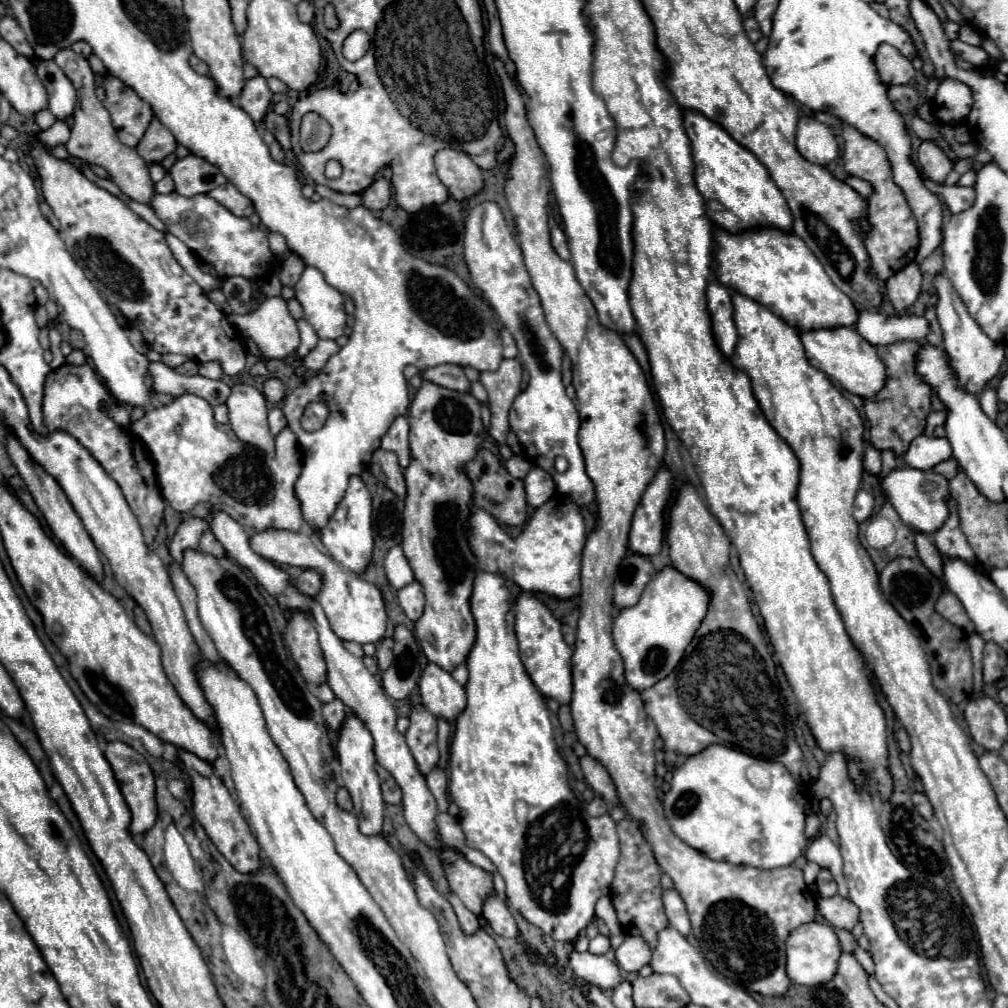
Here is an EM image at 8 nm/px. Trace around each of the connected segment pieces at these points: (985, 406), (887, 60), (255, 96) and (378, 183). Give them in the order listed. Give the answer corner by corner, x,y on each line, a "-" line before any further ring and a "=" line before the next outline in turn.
985,388
979,396
979,402
981,402
981,408
985,414
992,420
996,420
999,410
997,410
997,390
995,388
=
889,44
879,46
879,50
875,54
875,64
877,64
881,80
887,86
909,84
909,80
915,76
913,64
897,48
893,48
=
255,76
245,82
245,86
237,98
237,104
253,118
255,124
259,124
267,114
271,98
273,98
273,92
269,90
265,78
=
385,178
375,180
365,192
363,192
363,206
369,210
383,210
391,200
391,186

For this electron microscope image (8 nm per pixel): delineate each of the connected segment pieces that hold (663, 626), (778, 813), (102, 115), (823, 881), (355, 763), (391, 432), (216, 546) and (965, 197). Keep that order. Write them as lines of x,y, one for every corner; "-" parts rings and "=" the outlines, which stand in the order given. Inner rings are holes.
665,566
647,584
641,600
619,612
613,622
613,642
625,662
625,678
635,690
651,688
675,670
707,614
709,600
711,594
705,586
677,572
673,566
=
711,744
701,752
689,756
683,766
673,770
671,788
665,794
665,818
671,830
687,842
691,848
697,848
711,860
725,860
731,864
749,864
759,870
773,870
781,866
793,864
807,848
805,838
805,798
799,782
795,780
795,796
793,796
793,776
791,772
777,762
757,760
741,750
-
749,768
763,768
765,780
753,780
749,776
=
71,48
59,50
53,60
65,72
65,76
73,82
73,86
77,90
77,104
75,104
75,112
73,112
73,128
71,128
71,138
67,142
67,150
71,152
71,156
81,158
89,164
103,166
111,174
113,182
129,198
133,198
137,202
143,202
143,204
149,204
151,196
155,194
153,180
149,178
149,168
141,160
141,156
135,152
135,148
129,148
129,146
119,142
117,132
111,124
109,112
105,110
105,106
95,96
95,74
93,74
89,62
81,54
75,54
=
825,868
819,872
819,878
817,878
817,890
819,890
821,896
833,896
833,894
837,894
837,884
833,882
829,870
825,870
=
349,714
339,730
339,740
335,746
337,758
341,762
341,776
343,784
349,790
355,806
355,816
359,818
359,828
363,834
381,834
383,826
383,814
385,814
385,802
381,798
379,788
379,776
375,772
375,754
373,754
373,736
363,720
359,720
355,714
=
399,416
399,418
395,418
395,422
391,424
391,428
387,430
387,434
381,440
383,450
391,450
397,454
401,468
407,468
411,464
411,450
407,444
407,434
409,434
407,418
=
207,530
207,532
203,534
201,544
199,544
199,550
205,552
205,554
211,554
211,556
215,556
215,558
223,558
223,556
225,556
225,548
217,542
217,538
213,536
211,530
=
935,186
935,192
943,196
943,202
949,206
953,214
967,210
975,202
975,190
965,186

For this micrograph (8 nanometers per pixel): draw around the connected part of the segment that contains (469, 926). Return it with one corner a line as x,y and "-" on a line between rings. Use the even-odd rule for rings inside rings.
447,892
447,894
445,894
445,898
451,902
451,906
453,906
453,910
455,910
457,918
459,918
459,924
461,924
463,932
465,932
465,934
475,934
475,932
479,930
477,916
475,916
473,912
469,912
469,910
463,906
463,902
461,902
453,892

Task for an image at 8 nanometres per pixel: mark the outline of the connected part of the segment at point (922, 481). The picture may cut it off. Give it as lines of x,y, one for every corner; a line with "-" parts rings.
895,468
883,482
881,482
889,502
895,506
901,520
915,532
923,534
935,534
945,520
949,518
949,482
935,474
935,472
923,472
915,468

